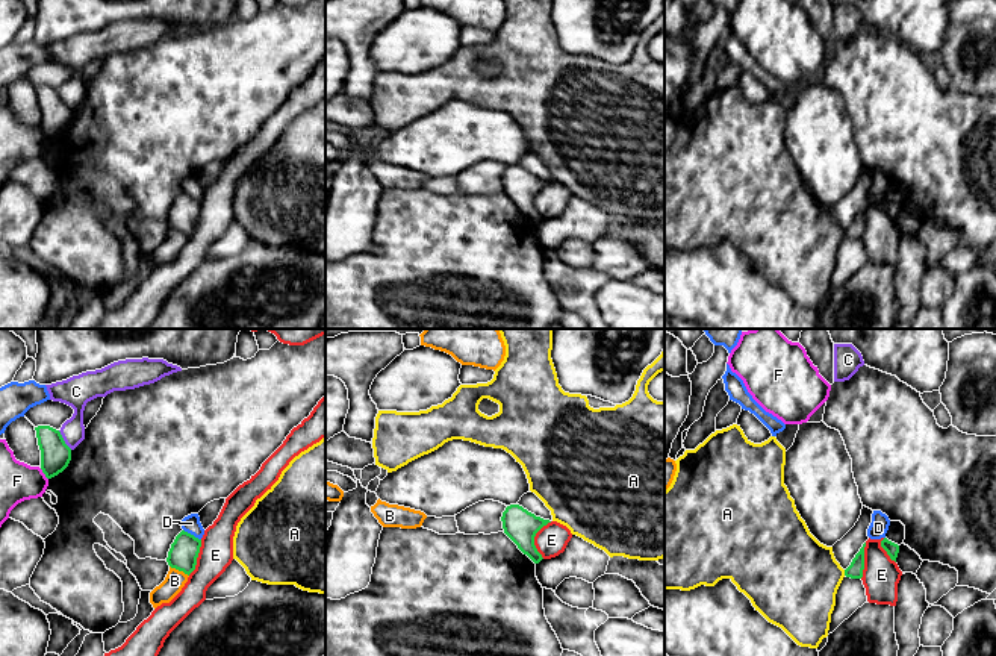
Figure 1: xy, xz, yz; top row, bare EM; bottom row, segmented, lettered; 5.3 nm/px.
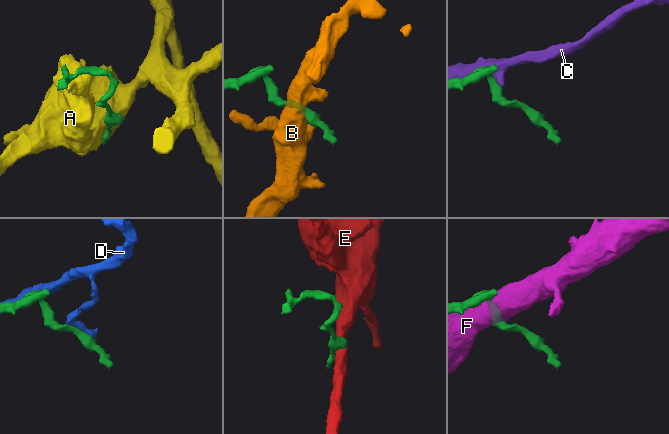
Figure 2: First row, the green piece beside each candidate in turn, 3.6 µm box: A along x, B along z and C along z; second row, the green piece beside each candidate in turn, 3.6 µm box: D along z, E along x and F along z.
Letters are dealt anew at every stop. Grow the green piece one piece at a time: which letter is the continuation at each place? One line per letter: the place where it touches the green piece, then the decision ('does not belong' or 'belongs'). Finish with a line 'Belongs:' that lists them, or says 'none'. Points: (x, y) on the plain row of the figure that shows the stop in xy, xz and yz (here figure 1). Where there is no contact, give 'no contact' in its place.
A: meets green in yz at (845, 234); does not belong
B: meets green in xy at (179, 231); does not belong
C: meets green in xy at (62, 100); does not belong
D: meets green in xy at (192, 196); does not belong
E: meets green in xz at (533, 199); does not belong
F: meets green in xy at (44, 134); does not belong
Belongs: none

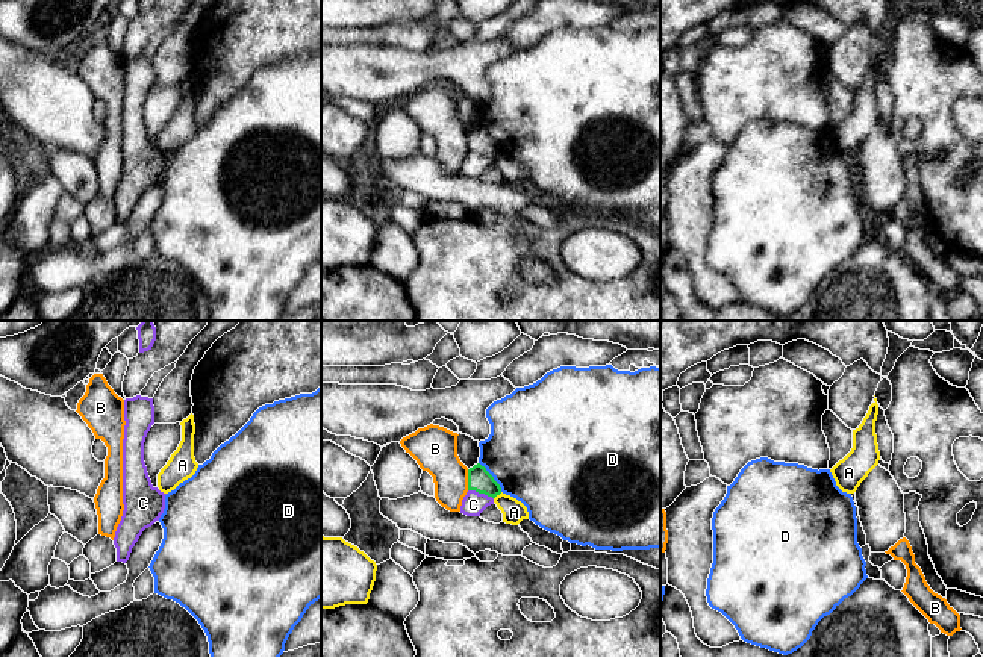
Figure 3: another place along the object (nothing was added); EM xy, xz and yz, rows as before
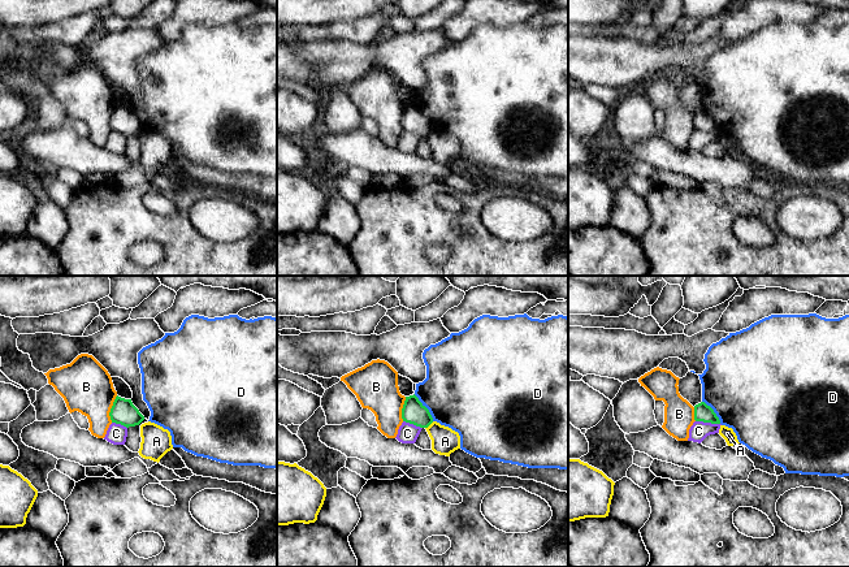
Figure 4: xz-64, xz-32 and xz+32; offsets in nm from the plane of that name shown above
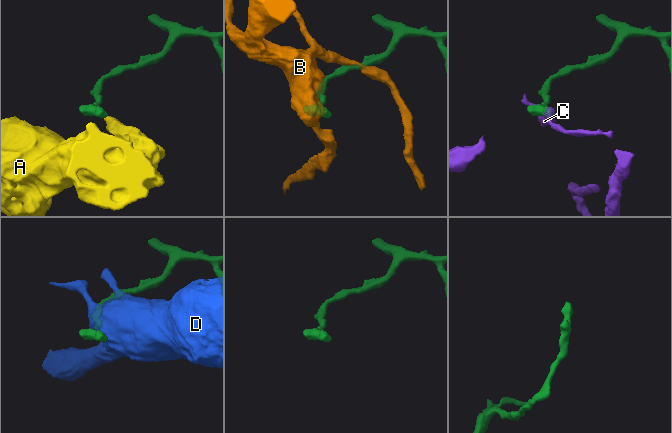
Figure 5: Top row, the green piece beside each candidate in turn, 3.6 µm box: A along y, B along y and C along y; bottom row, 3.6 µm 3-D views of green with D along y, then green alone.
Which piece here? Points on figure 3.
A: meets green in xz at (497, 155); does not belong
B: meets green in xz at (468, 141); does not belong
C: meets green in xz at (480, 153); does not belong
D: meets green in xz at (493, 138); does not belong
Belongs: none

